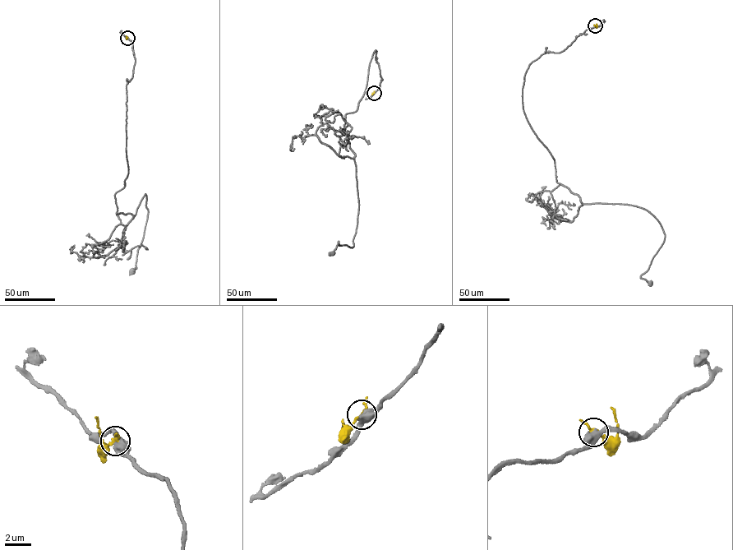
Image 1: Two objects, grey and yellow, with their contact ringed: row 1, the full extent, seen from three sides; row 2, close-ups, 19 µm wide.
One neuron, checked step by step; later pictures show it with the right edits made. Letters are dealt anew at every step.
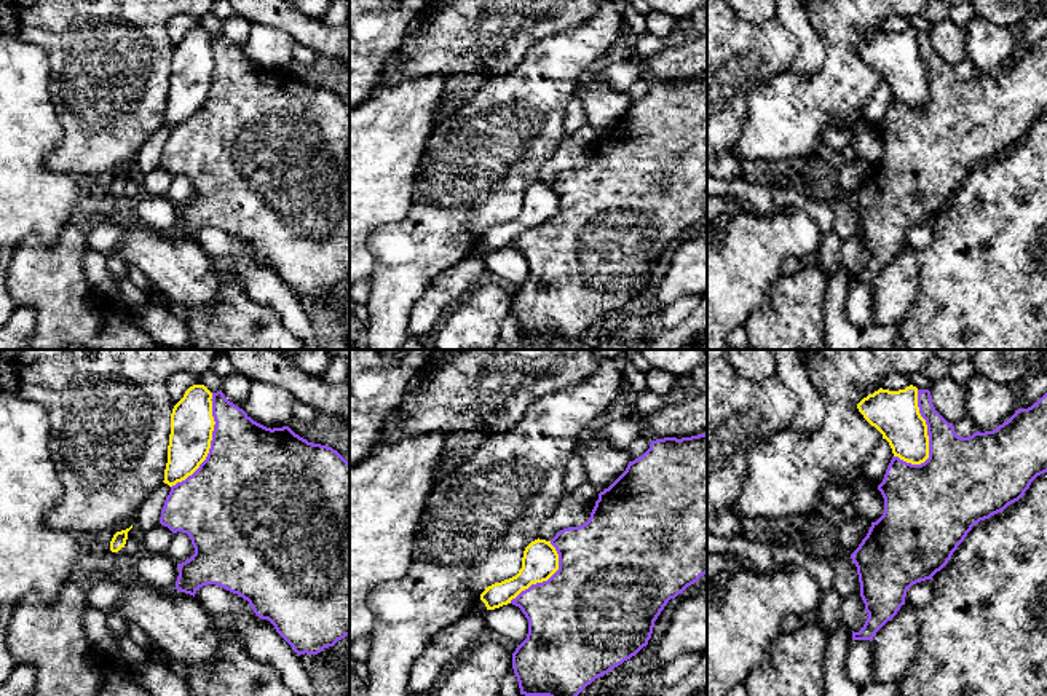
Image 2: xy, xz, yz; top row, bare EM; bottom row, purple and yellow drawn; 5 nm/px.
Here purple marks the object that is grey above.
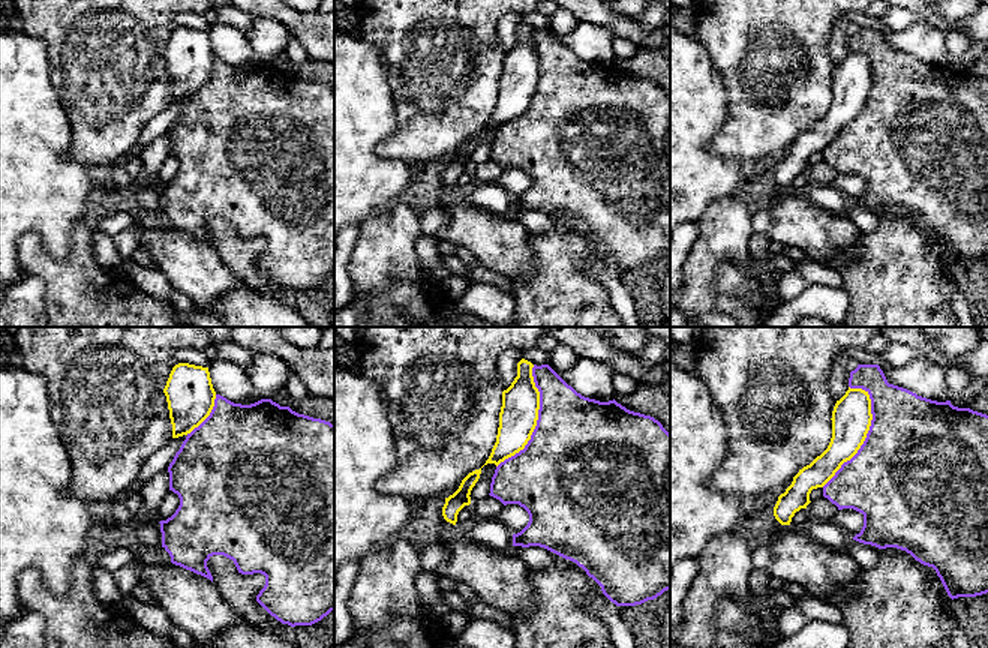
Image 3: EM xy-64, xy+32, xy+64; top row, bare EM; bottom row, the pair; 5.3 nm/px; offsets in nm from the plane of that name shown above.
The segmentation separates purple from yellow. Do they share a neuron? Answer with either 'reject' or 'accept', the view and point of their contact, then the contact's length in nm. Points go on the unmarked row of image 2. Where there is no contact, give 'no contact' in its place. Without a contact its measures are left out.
reject; meets purple in xy at (211, 86); contact 500 nm long

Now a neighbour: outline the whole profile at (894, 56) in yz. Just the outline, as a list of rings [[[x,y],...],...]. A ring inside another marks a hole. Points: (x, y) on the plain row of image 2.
[[[916,29],[899,34],[879,30],[863,40],[857,51],[889,85],[894,99],[911,107],[929,101],[927,67],[919,56]]]

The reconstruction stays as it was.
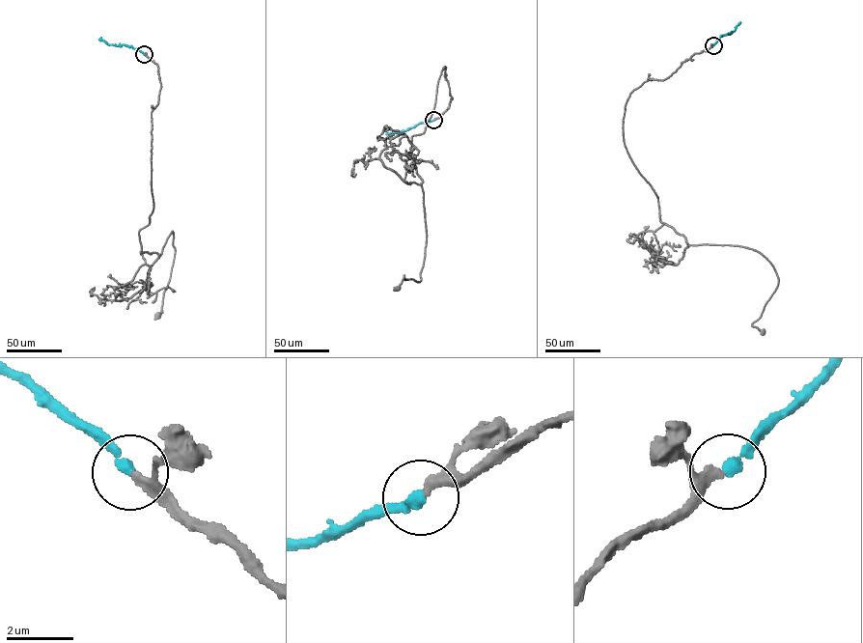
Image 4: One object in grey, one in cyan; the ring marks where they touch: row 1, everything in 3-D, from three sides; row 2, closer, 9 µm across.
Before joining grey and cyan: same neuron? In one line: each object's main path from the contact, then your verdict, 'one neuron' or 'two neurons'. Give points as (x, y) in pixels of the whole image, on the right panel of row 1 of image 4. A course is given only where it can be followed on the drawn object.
grey via (712, 45), (633, 91), (624, 141), (687, 244), (771, 264), (763, 332) | cyan via (713, 45), (721, 36), (731, 34), (740, 22) | one neuron

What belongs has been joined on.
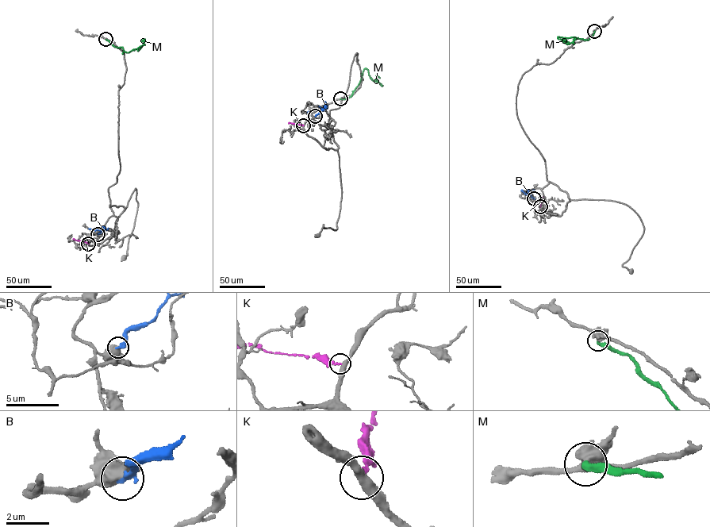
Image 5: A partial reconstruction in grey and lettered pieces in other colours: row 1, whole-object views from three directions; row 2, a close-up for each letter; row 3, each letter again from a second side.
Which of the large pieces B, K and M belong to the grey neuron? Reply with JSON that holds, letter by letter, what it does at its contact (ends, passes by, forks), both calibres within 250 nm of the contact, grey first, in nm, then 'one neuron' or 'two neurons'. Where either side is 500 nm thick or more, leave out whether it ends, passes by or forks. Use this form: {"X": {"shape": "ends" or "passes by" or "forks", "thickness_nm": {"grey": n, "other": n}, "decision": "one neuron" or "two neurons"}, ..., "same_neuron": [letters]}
{"B": {"shape": "ends", "thickness_nm": {"grey": 480, "other": 300}, "decision": "two neurons"}, "K": {"shape": "ends", "thickness_nm": {"grey": 420, "other": 150}, "decision": "two neurons"}, "M": {"shape": "ends", "thickness_nm": {"grey": 440, "other": 360}, "decision": "two neurons"}, "same_neuron": []}

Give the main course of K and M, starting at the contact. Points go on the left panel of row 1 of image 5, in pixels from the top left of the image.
K: (88, 244), (73, 239)
M: (105, 39), (128, 52), (140, 49), (144, 40), (142, 40)

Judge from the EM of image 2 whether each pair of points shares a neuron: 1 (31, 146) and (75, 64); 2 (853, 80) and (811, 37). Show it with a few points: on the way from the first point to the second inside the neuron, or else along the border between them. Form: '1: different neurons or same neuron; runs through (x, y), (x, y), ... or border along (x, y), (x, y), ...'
1: different neurons; border along (48, 67), (48, 93), (61, 126), (63, 141)
2: different neurons; border along (808, 16), (824, 45), (824, 66), (800, 75)

